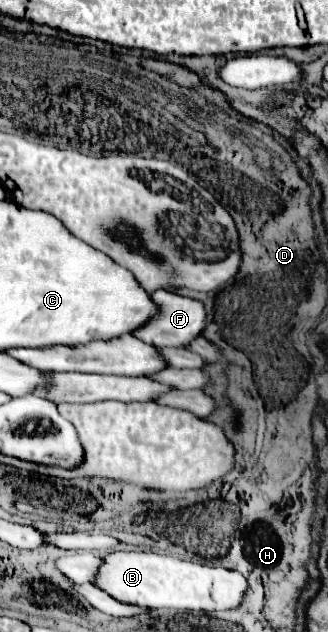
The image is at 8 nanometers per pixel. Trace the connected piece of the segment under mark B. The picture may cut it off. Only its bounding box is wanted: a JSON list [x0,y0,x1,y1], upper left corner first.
[93,551,247,614]

